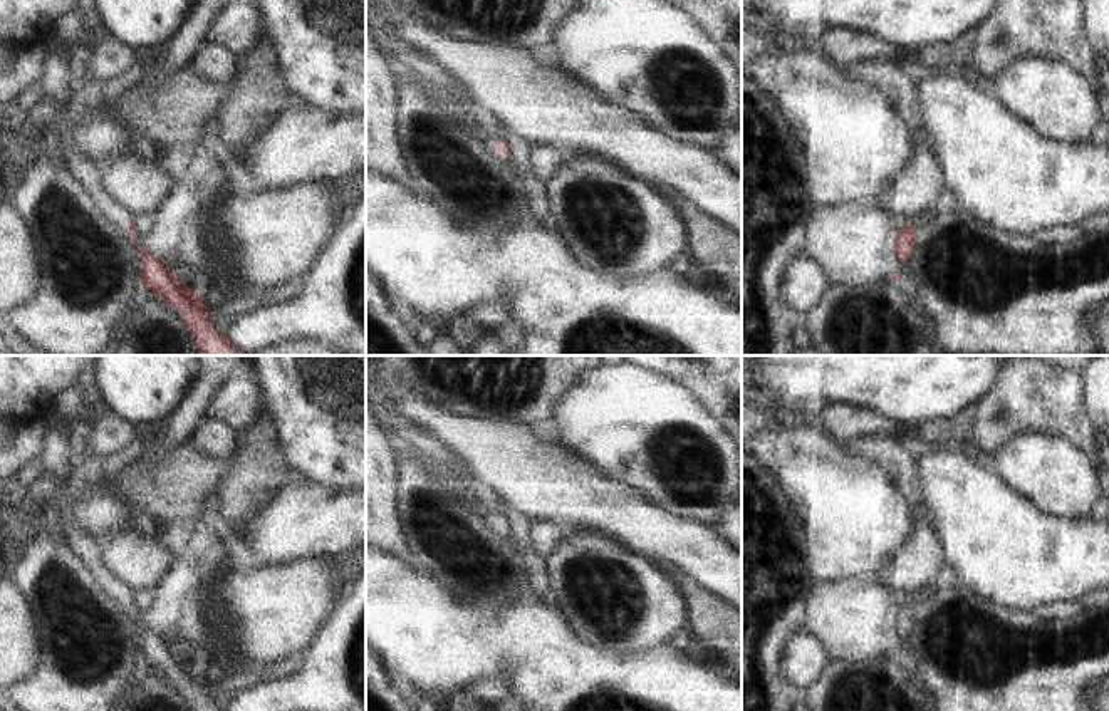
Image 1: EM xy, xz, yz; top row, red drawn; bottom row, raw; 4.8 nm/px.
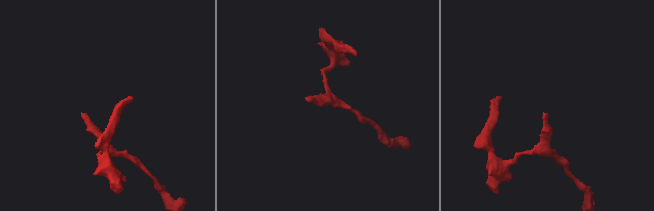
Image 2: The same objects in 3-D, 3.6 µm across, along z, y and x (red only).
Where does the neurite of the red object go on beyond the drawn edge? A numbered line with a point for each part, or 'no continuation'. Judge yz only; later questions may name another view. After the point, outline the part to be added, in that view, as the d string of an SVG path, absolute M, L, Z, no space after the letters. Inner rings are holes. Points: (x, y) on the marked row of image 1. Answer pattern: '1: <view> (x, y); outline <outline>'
1: yz (947, 202); outline M945 186L945 189L940 193L940 196L933 201L933 206L926 210L924 213L918 215L913 221L914 228L919 228L931 221L936 215L943 211L951 211L960 208L958 200L955 195Z

